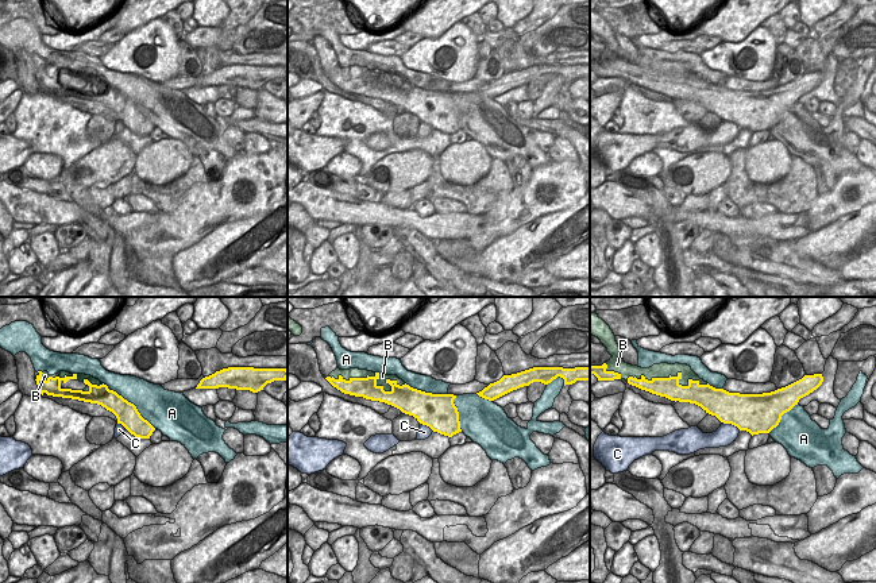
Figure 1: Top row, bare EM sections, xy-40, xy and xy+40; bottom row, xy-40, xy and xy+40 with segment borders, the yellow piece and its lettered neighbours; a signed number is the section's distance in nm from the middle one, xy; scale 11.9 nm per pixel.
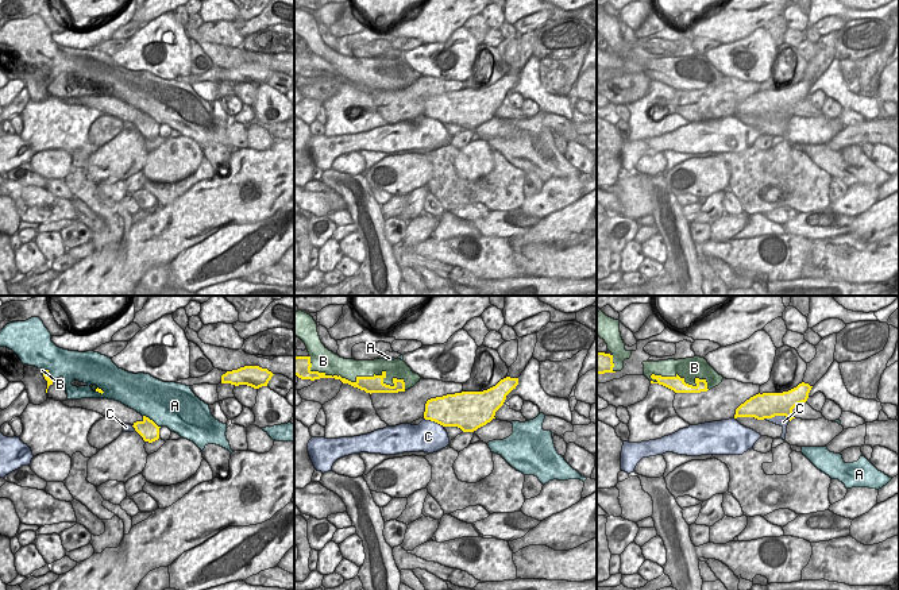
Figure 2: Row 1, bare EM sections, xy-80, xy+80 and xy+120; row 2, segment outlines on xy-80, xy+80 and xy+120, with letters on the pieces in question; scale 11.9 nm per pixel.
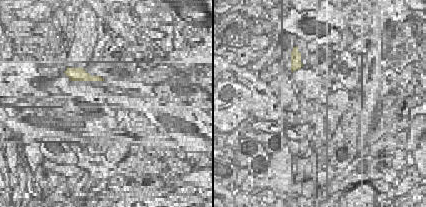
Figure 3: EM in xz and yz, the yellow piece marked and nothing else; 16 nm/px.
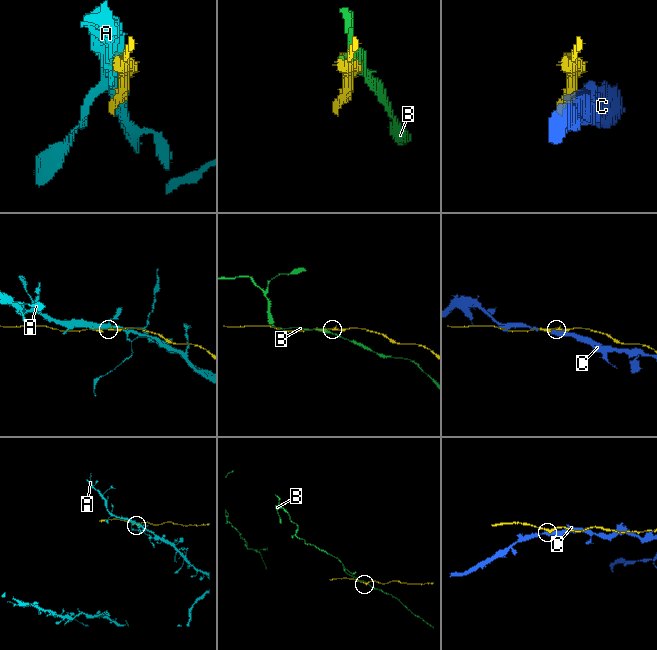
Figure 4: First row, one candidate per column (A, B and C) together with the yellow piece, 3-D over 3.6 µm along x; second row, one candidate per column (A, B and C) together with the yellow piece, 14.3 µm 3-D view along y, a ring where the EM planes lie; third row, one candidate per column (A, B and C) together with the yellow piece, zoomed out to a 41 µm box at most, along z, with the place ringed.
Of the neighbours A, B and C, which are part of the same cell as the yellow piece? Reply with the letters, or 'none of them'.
none of them

